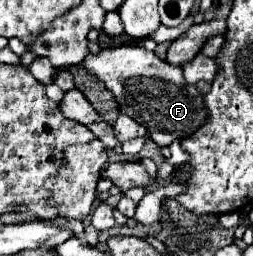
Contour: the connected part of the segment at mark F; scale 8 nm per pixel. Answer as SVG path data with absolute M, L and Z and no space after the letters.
M122 45L116 49L102 49L96 55L88 53L80 65L90 75L104 81L108 91L112 91L120 113L126 113L146 127L156 145L170 145L176 139L184 139L206 121L204 101L202 95L196 93L196 87L184 83L180 67L168 65L152 51L136 45Z

